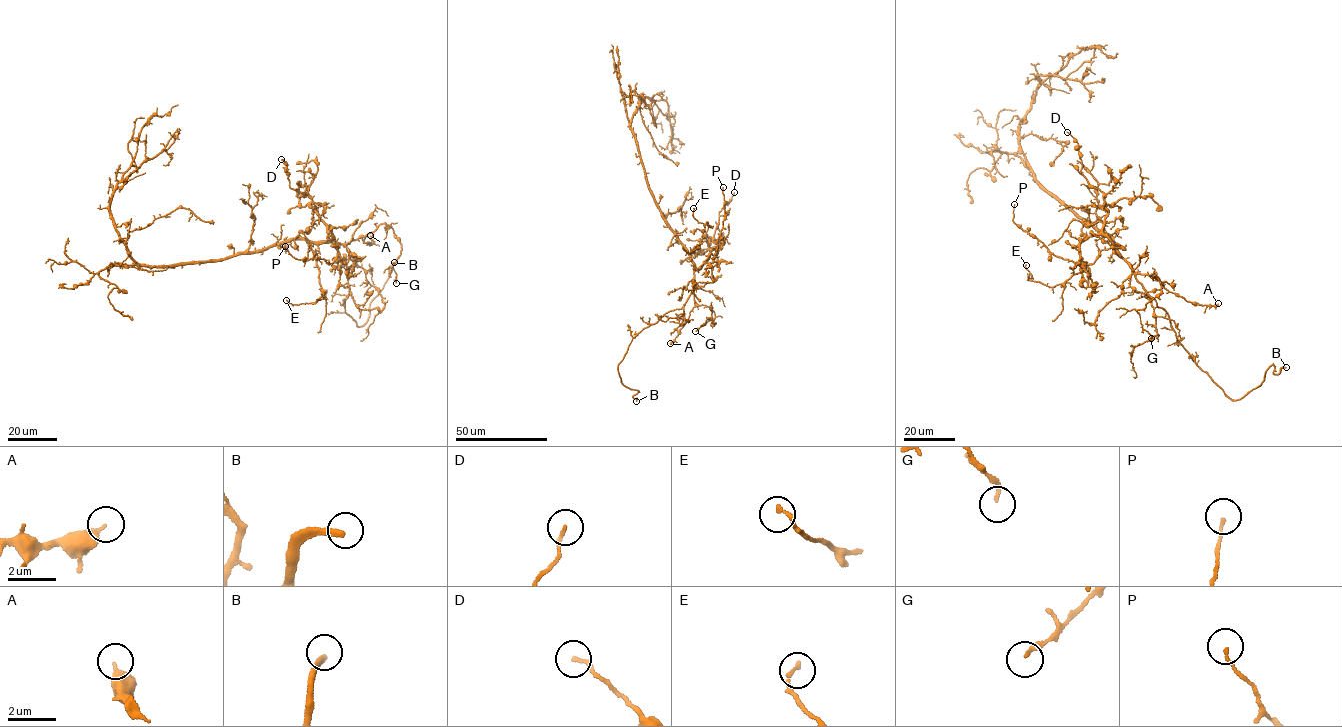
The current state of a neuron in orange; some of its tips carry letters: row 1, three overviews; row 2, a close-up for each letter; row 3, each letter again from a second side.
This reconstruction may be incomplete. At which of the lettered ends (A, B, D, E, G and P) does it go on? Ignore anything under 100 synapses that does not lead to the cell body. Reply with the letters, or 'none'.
B

